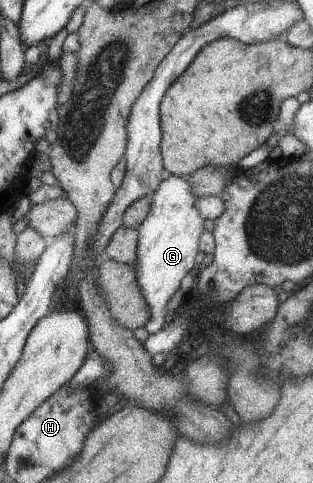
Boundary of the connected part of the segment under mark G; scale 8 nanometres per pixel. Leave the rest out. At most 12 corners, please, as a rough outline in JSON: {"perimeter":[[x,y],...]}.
{"perimeter":[[186,177],[154,192],[137,231],[148,334],[194,267],[203,220]]}

